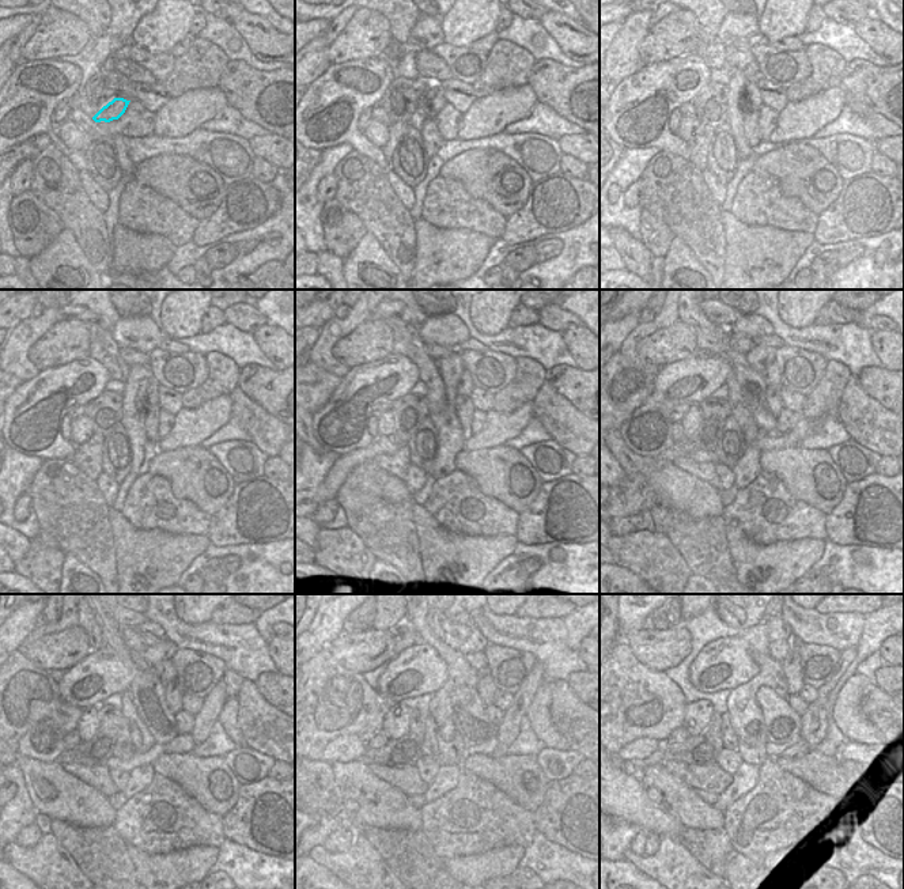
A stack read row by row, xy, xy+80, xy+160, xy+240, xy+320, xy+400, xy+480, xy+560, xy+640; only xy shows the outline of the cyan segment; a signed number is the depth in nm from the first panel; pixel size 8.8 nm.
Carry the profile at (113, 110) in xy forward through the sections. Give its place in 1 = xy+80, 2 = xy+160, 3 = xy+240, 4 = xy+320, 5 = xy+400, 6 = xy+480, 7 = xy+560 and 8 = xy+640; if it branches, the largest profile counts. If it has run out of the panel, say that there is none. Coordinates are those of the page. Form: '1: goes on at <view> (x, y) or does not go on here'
1: goes on at xy+80 (432, 101)
2: goes on at xy+160 (752, 91)
3: goes on at xy+240 (152, 390)
4: goes on at xy+320 (465, 385)
5: goes on at xy+400 (772, 375)
6: goes on at xy+480 (166, 672)
7: goes on at xy+560 (477, 659)
8: goes on at xy+640 (779, 650)

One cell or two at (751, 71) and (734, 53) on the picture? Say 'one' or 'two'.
one

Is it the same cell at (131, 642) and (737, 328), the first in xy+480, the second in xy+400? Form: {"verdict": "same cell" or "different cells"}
{"verdict": "different cells"}

